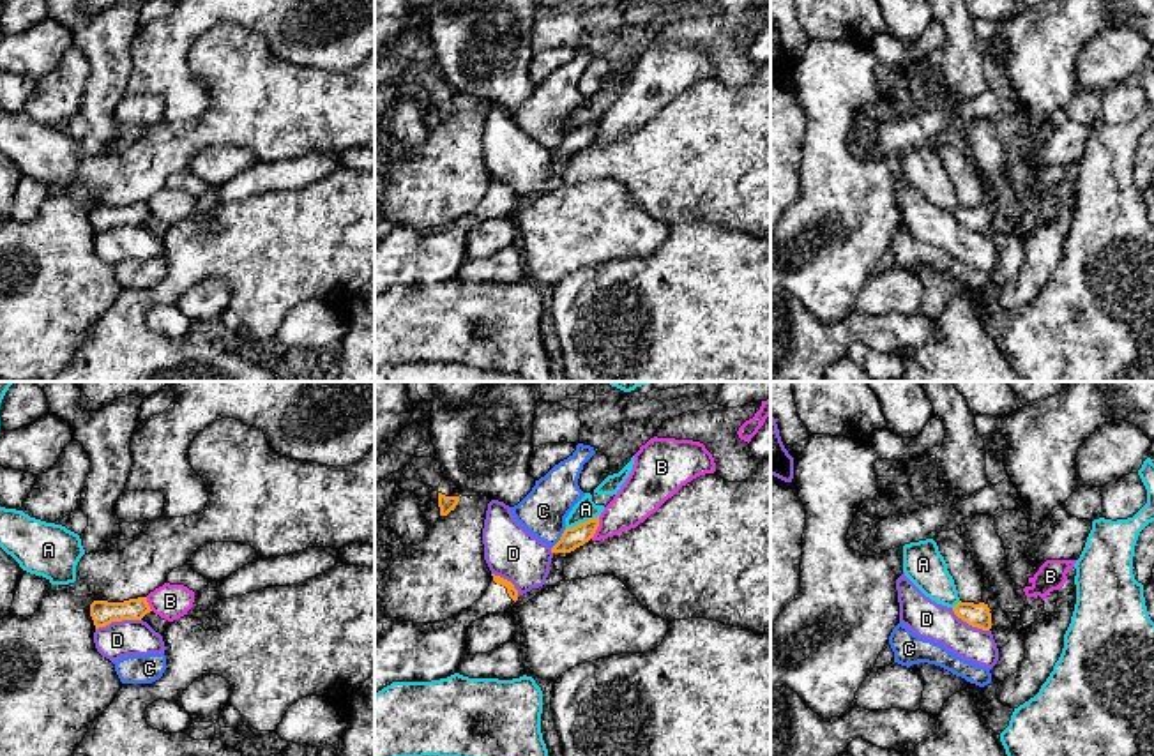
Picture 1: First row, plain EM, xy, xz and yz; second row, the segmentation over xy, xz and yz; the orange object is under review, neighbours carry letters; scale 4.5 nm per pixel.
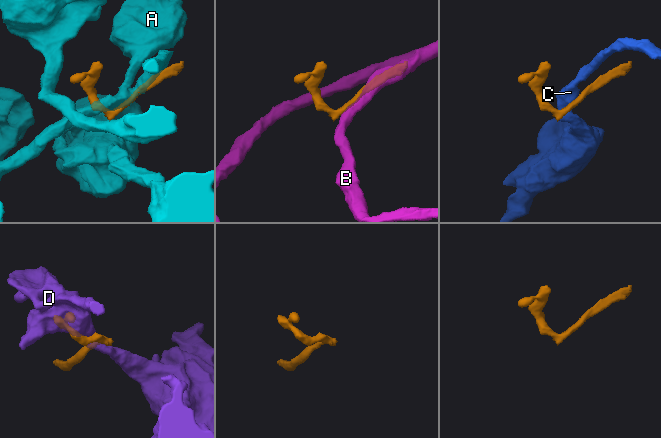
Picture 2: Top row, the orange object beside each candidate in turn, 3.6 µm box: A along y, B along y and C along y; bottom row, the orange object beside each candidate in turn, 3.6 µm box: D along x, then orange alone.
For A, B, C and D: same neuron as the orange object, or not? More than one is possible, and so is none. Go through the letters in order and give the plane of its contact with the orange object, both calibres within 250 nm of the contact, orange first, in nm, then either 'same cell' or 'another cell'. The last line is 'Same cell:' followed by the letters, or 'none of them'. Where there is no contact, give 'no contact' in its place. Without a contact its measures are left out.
A: meets orange in xz; 100 nm thick on the orange side, 100 nm on the other; another cell
B: meets orange in xz; 100 nm thick on the orange side, 200 nm on the other; another cell
C: meets orange in xz; 100 nm thick on the orange side, 220 nm on the other; another cell
D: meets orange in xy; 110 nm thick on the orange side, 160 nm on the other; another cell
Same cell: none of them

